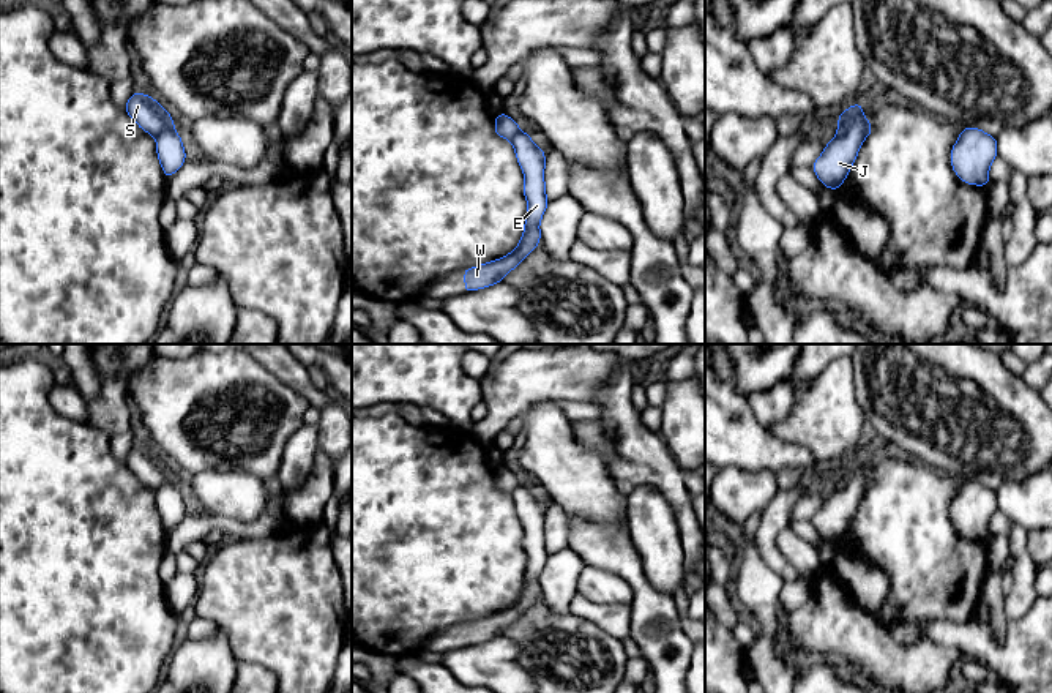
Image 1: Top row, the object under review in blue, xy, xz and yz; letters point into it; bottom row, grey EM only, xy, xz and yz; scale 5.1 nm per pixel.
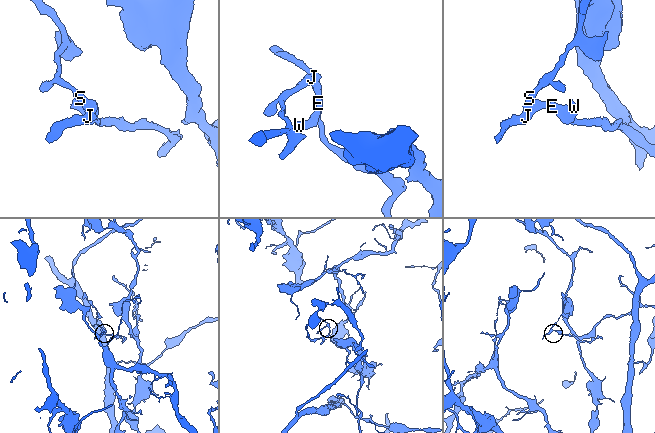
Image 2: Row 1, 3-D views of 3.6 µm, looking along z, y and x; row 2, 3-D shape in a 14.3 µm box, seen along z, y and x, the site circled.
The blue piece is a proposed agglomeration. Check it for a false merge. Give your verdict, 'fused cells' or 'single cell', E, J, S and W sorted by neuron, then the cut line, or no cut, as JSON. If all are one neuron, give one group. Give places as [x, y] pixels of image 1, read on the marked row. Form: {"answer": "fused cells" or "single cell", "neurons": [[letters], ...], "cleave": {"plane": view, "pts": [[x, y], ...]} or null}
{"answer": "fused cells", "neurons": [["E", "J", "W"], ["S"]], "cleave": {"plane": "yz", "pts": [[861, 116], [836, 138]]}}

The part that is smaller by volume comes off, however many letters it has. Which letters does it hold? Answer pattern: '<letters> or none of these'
S

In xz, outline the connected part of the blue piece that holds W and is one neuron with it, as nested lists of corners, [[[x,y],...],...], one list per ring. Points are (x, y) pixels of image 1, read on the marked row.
[[[524,131],[517,133],[511,142],[525,175],[522,191],[528,208],[524,234],[513,253],[502,259],[462,270],[465,276],[464,292],[502,283],[502,278],[514,270],[541,242],[539,221],[549,204],[544,183],[546,153]]]

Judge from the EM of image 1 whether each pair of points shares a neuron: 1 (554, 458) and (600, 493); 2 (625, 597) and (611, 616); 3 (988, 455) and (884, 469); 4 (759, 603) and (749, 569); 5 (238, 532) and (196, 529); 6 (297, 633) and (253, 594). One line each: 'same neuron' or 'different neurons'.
1: same neuron
2: different neurons
3: different neurons
4: same neuron
5: same neuron
6: same neuron

